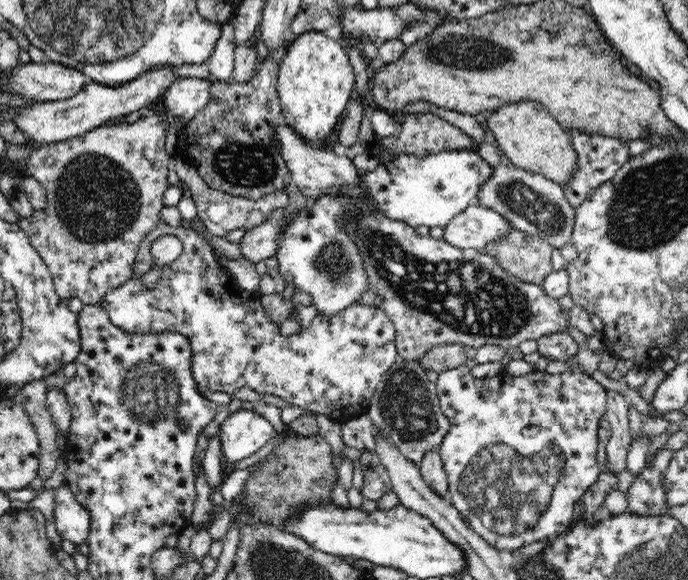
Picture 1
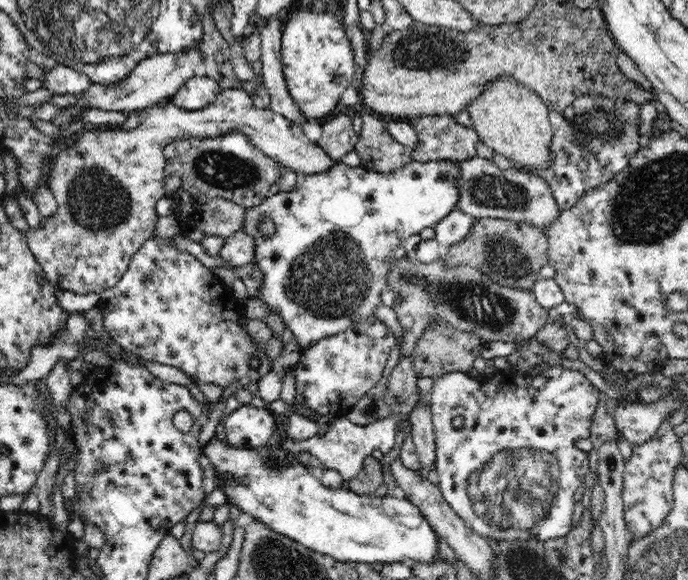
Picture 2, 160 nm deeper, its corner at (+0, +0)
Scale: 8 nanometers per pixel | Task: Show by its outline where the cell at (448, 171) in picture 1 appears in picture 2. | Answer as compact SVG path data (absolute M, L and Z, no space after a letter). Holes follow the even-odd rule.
M437 159L430 160L430 162L412 160L412 162L407 162L402 168L394 170L392 173L366 170L362 166L352 167L340 160L339 164L331 166L327 173L314 174L314 176L302 178L302 182L298 182L296 188L290 190L290 192L279 191L271 197L267 197L259 205L245 207L242 231L252 236L255 244L253 262L262 270L262 279L257 298L266 303L267 310L273 310L280 314L284 324L293 332L293 337L298 341L302 350L312 346L320 338L328 338L329 335L338 334L338 332L346 330L353 323L360 323L361 320L374 316L376 306L382 304L380 296L382 296L382 292L388 286L388 279L386 279L386 276L388 276L388 262L396 260L394 248L402 246L405 239L412 236L412 234L419 234L423 228L432 228L444 217L447 217L451 210L458 208L460 204L459 180L459 161L455 159ZM263 217L272 218L275 224L275 233L271 237L264 237L257 229L258 219Z

